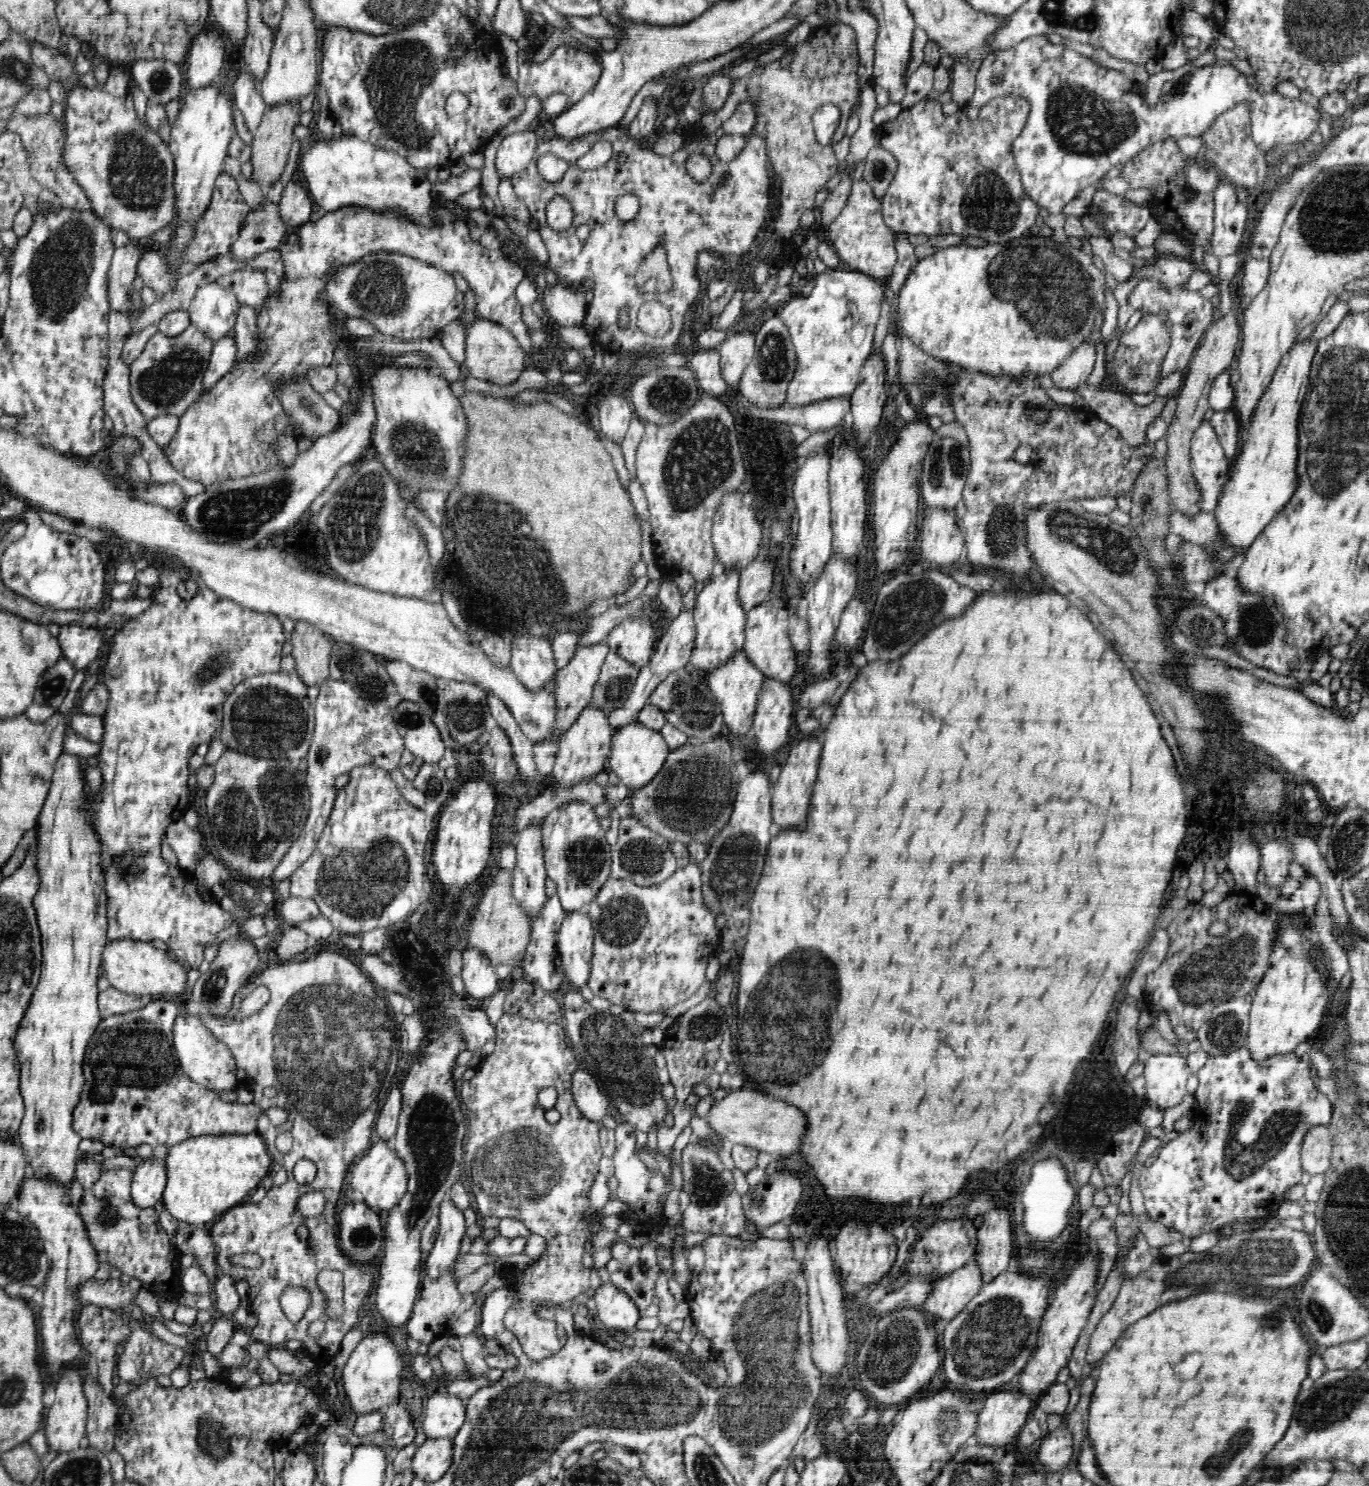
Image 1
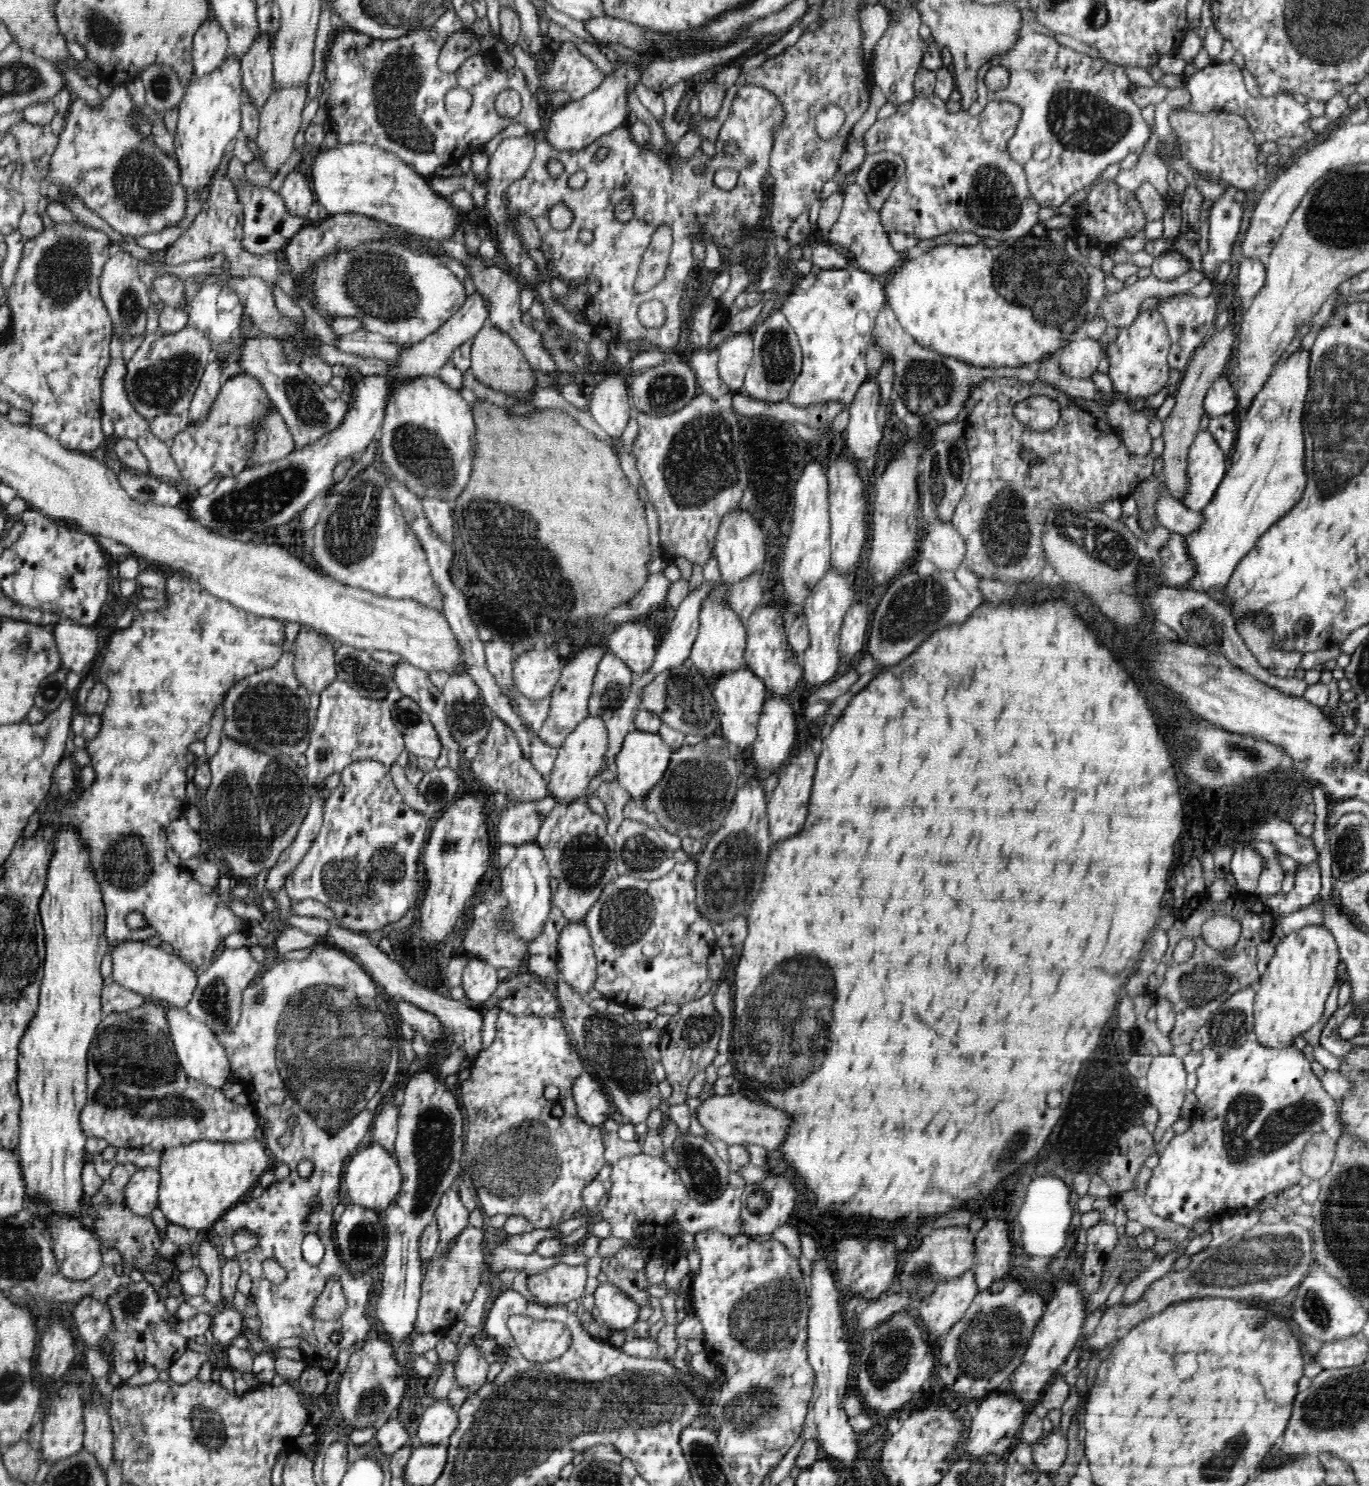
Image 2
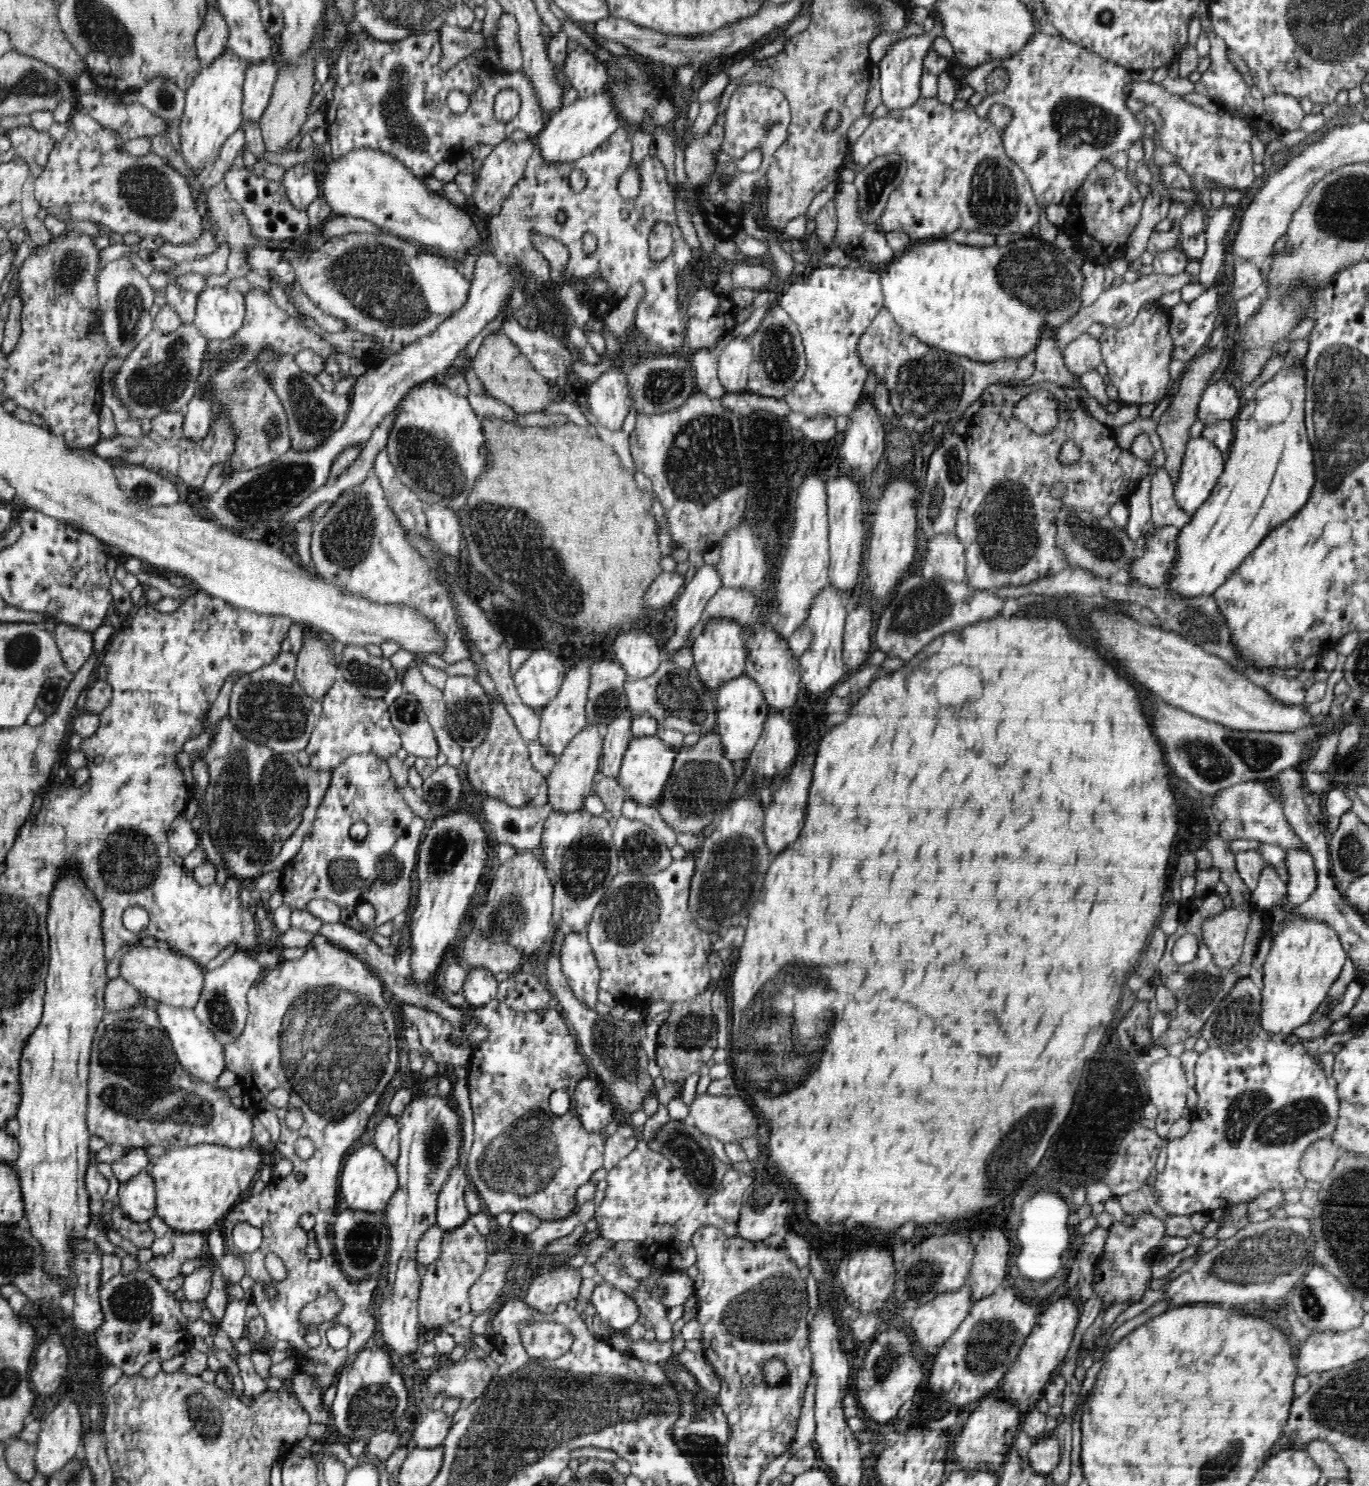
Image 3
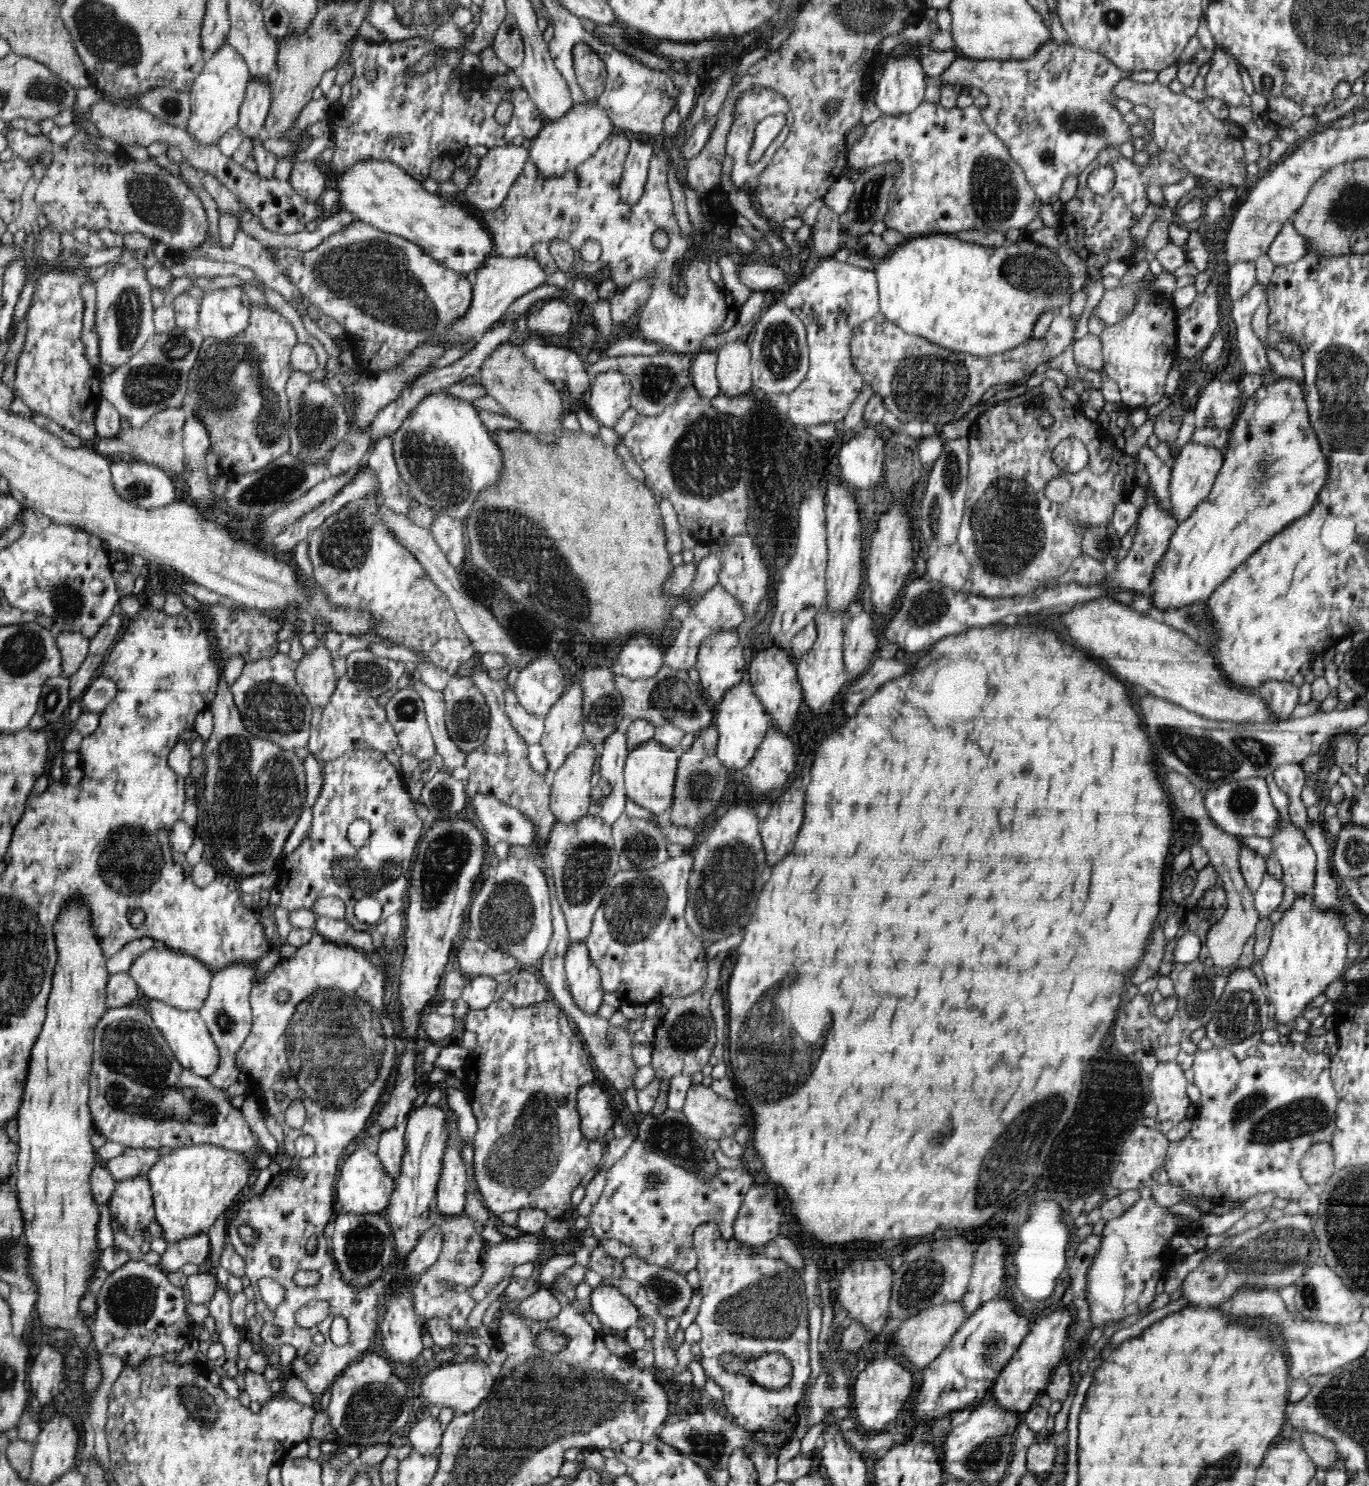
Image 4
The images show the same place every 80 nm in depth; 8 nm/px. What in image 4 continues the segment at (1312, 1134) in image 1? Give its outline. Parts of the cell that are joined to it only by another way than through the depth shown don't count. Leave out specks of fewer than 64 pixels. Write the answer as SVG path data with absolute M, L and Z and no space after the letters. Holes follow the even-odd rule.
M1329 1142L1313 1144L1300 1162L1303 1179L1309 1184L1325 1185L1331 1180L1335 1169L1335 1156Z

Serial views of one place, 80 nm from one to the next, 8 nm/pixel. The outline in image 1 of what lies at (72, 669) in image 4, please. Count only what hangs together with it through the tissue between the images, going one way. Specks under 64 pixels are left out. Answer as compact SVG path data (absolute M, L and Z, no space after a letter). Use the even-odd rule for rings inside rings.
M70 624L60 626L56 638L62 656L72 662L76 670L85 670L100 654L102 635L96 627Z

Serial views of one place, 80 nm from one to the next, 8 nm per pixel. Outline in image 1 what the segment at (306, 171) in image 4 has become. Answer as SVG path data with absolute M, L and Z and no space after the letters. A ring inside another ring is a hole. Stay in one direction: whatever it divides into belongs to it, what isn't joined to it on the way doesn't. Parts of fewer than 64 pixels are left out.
M290 181L283 188L282 199L279 203L280 218L287 224L287 234L310 222L313 201L310 193L298 182Z

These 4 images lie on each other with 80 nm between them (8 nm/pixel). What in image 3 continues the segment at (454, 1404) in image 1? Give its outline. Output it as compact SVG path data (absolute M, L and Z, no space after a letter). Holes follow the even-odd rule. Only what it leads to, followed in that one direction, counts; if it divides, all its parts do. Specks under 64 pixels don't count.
M442 1409L428 1411L420 1418L413 1430L412 1439L417 1442L416 1447L429 1449L442 1446L450 1424L451 1417L447 1416Z

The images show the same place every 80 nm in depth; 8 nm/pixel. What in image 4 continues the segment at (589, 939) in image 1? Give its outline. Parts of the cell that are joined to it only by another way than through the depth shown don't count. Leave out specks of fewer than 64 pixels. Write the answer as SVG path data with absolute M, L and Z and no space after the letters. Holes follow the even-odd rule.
M585 942L569 944L565 973L574 1004L587 1016L598 1016L605 990L601 985L600 971L592 963Z

